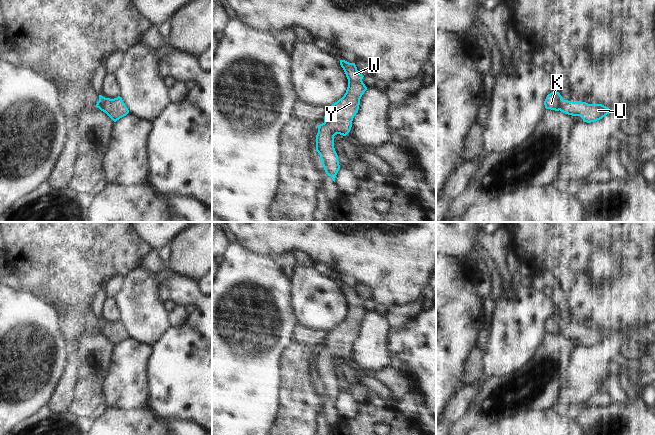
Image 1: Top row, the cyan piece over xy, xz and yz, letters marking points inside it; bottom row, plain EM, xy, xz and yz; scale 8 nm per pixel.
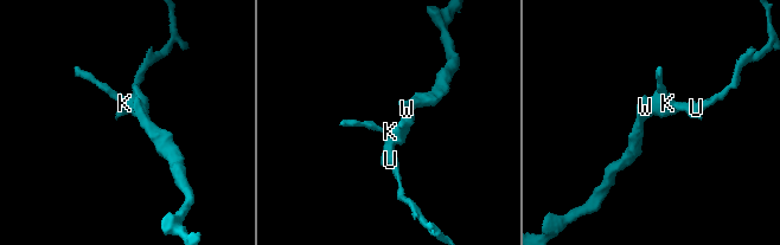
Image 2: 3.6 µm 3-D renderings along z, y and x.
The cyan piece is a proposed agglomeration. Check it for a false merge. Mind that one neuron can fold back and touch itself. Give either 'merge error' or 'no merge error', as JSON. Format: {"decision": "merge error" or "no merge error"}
{"decision": "no merge error"}

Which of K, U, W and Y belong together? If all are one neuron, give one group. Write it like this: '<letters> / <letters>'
K U W Y

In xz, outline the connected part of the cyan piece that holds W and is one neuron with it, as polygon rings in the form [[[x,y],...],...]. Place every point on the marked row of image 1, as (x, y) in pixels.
[[[340,60],[348,79],[348,87],[344,96],[331,106],[326,107],[324,122],[318,127],[316,135],[316,151],[320,155],[327,175],[335,182],[340,169],[338,155],[334,148],[334,136],[346,136],[352,127],[352,121],[358,112],[360,99],[367,87],[363,83],[363,75],[357,70],[355,63]]]

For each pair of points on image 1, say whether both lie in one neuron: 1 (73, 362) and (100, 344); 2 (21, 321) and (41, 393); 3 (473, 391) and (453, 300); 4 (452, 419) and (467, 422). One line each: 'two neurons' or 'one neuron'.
1: two neurons
2: one neuron
3: two neurons
4: two neurons

